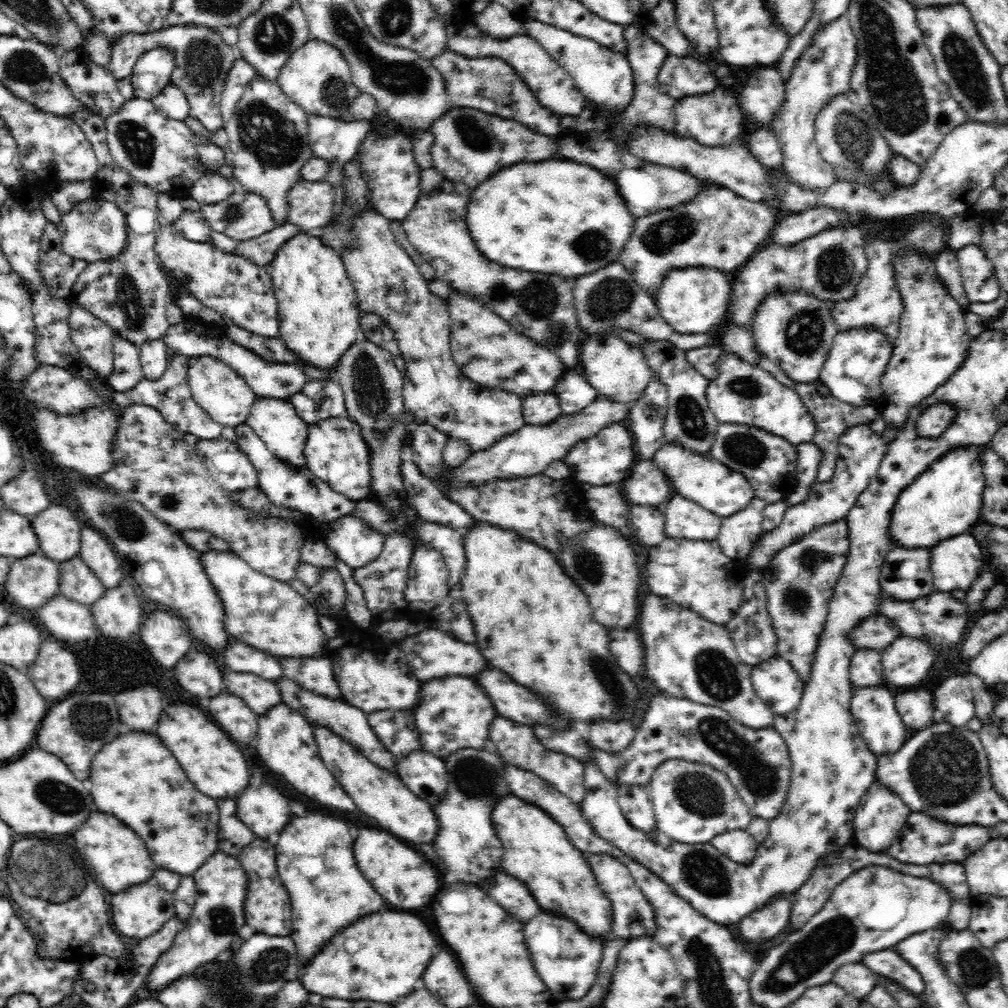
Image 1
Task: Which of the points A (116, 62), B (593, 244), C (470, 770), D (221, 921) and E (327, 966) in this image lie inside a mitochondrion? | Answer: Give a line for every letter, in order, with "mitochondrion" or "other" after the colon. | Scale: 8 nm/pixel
A: other
B: mitochondrion
C: mitochondrion
D: mitochondrion
E: other

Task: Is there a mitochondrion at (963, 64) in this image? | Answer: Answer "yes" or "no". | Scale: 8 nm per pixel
yes

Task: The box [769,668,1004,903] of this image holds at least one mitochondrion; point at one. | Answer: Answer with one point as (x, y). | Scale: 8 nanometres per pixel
(947, 769)

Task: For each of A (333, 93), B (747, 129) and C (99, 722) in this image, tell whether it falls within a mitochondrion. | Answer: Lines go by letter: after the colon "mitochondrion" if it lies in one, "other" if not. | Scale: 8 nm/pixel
A: mitochondrion
B: other
C: mitochondrion

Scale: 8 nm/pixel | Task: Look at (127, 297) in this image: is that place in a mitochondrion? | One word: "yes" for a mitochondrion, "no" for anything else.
yes

